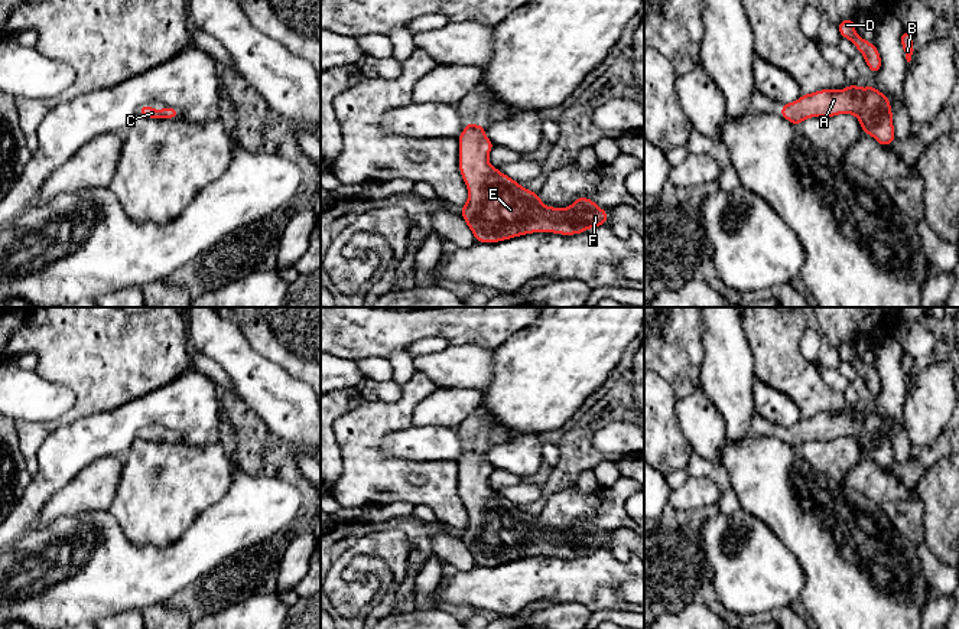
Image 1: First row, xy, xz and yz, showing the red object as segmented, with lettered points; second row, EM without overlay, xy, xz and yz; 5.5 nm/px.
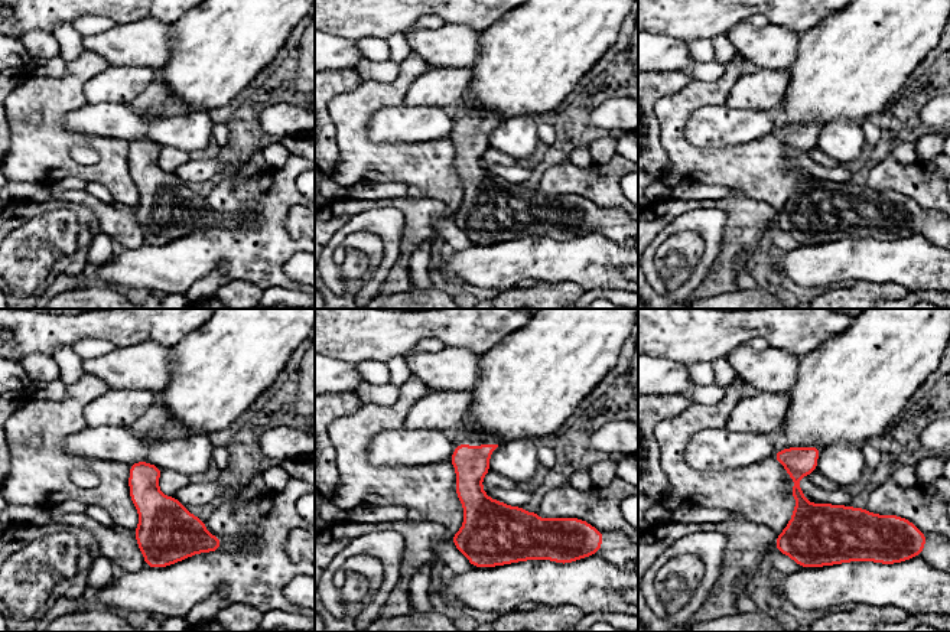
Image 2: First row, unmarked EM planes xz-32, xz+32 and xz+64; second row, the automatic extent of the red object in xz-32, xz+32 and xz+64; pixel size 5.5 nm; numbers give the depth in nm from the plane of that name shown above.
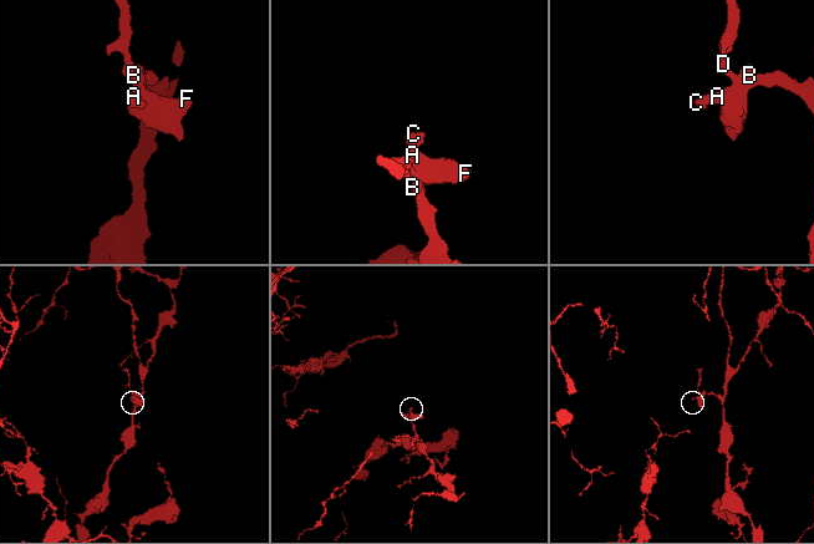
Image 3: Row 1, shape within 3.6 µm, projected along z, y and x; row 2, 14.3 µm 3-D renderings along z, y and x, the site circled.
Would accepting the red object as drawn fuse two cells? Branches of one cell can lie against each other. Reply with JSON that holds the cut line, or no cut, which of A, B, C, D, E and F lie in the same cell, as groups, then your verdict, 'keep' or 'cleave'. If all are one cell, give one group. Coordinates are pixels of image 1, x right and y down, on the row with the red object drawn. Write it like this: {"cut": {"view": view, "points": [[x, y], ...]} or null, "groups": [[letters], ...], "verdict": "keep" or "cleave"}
{"cut": null, "groups": [["A", "B", "C", "D", "E", "F"]], "verdict": "keep"}

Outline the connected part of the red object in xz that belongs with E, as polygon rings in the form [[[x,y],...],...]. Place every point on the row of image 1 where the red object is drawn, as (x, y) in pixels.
[[[467,123],[456,137],[459,172],[468,188],[461,214],[477,242],[500,242],[533,232],[575,235],[605,225],[608,212],[594,201],[579,196],[563,209],[546,206],[539,193],[491,166],[488,154],[494,143],[484,130],[485,126]]]

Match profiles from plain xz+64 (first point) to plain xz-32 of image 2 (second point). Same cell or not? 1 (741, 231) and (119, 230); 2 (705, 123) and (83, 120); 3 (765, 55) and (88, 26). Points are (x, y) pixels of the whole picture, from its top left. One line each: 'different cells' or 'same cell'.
1: different cells
2: same cell
3: different cells

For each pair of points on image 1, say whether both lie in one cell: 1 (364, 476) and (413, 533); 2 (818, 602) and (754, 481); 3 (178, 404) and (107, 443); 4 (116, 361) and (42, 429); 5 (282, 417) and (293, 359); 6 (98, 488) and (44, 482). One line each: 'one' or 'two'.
1: two
2: one
3: one
4: one
5: two
6: two

